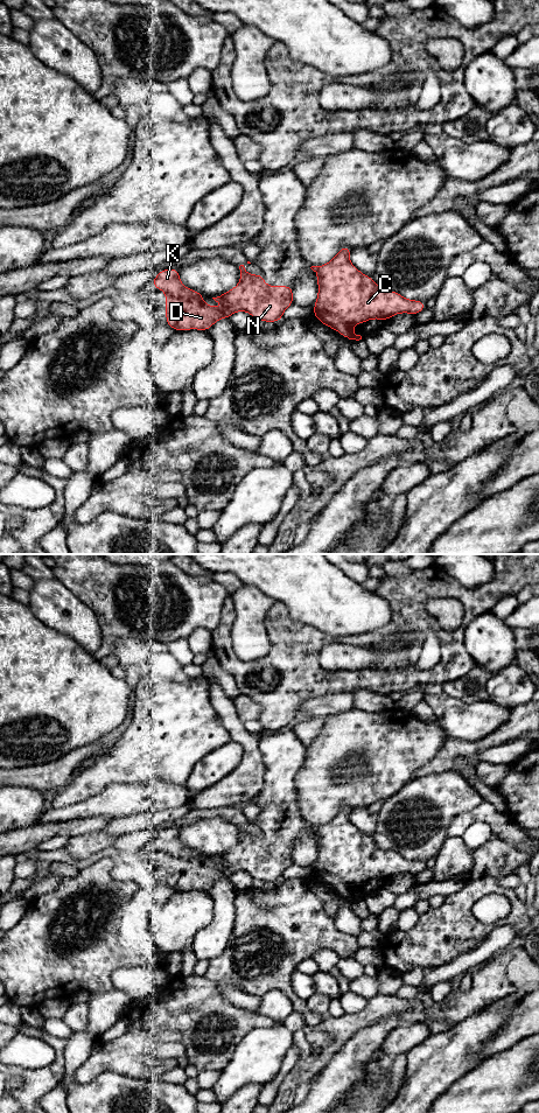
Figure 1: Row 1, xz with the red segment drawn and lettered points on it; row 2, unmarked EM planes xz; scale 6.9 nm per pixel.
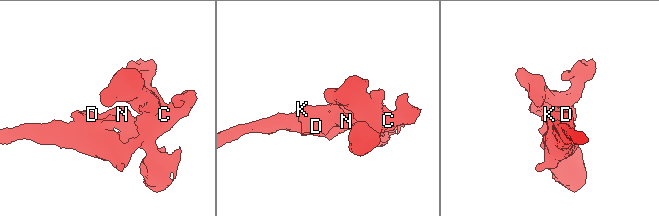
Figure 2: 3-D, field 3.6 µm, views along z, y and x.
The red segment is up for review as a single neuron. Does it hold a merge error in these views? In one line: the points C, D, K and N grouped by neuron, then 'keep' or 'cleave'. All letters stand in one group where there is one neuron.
C D K N; keep

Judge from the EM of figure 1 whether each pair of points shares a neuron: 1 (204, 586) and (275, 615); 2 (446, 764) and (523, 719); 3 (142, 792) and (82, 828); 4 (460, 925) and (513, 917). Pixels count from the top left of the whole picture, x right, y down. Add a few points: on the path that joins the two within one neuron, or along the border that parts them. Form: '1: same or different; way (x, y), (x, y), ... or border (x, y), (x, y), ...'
1: different; border (229, 595), (223, 603), (219, 621)
2: same; way (463, 749), (473, 749), (503, 735)
3: different; border (110, 819), (92, 817), (75, 820)
4: same; way (473, 929), (487, 929), (501, 923)

